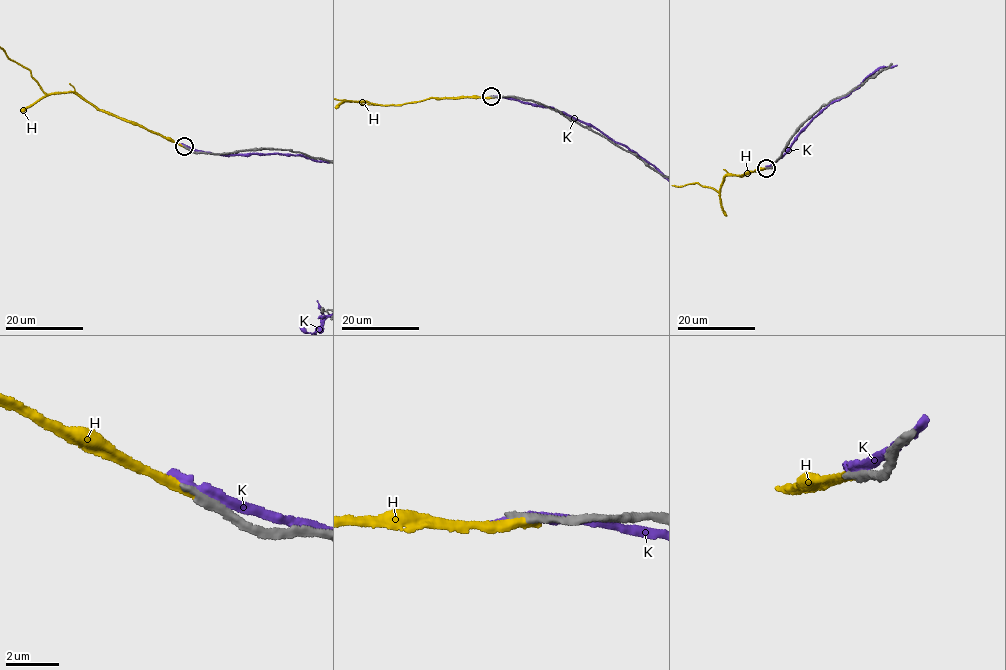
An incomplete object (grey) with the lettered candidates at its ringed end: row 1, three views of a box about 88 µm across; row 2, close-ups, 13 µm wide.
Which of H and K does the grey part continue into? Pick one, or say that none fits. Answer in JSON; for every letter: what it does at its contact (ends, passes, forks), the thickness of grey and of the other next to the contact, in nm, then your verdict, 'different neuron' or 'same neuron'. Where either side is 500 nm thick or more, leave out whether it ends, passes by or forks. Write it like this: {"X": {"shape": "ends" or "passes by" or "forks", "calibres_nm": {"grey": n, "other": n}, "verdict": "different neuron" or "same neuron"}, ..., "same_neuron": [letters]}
{"H": {"shape": "ends", "calibres_nm": {"grey": 360, "other": 380}, "verdict": "different neuron"}, "K": {"shape": "passes by", "calibres_nm": {"grey": 360, "other": 320}, "verdict": "different neuron"}, "same_neuron": []}

